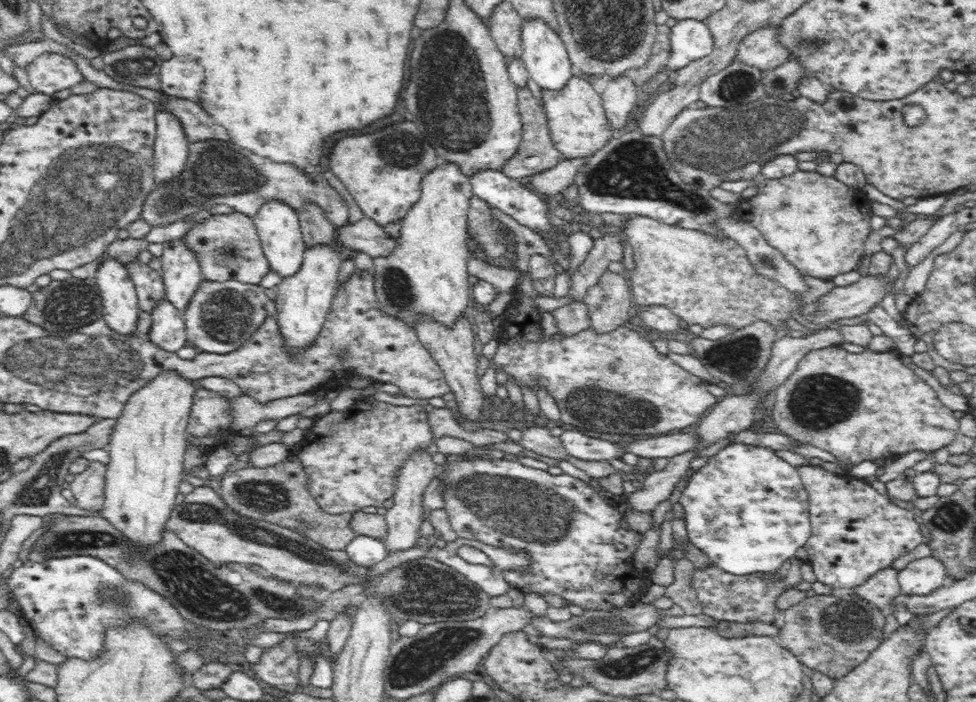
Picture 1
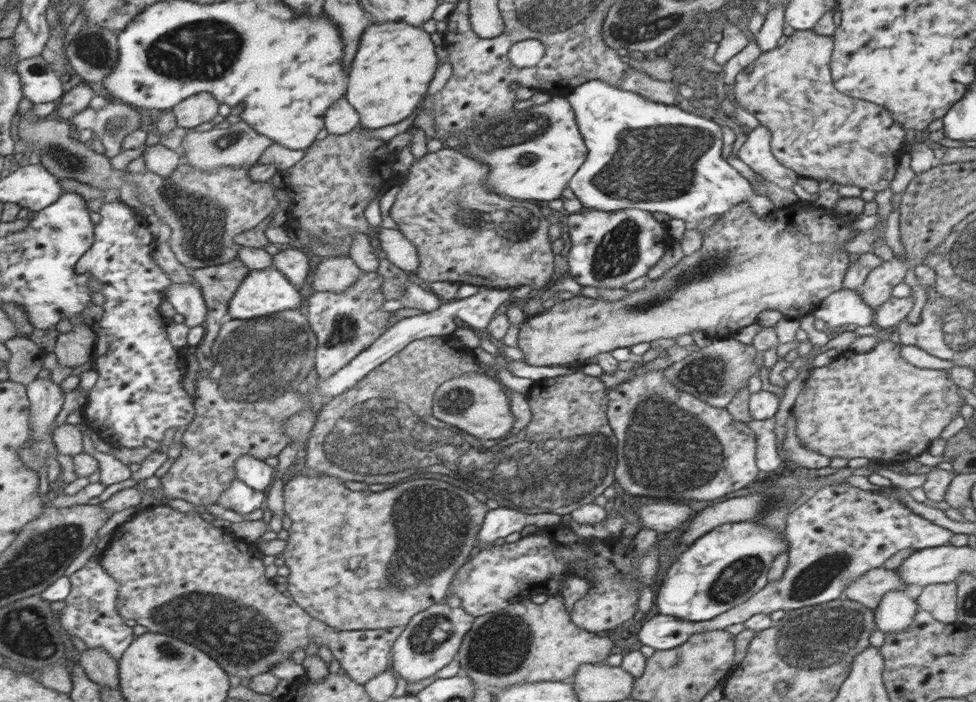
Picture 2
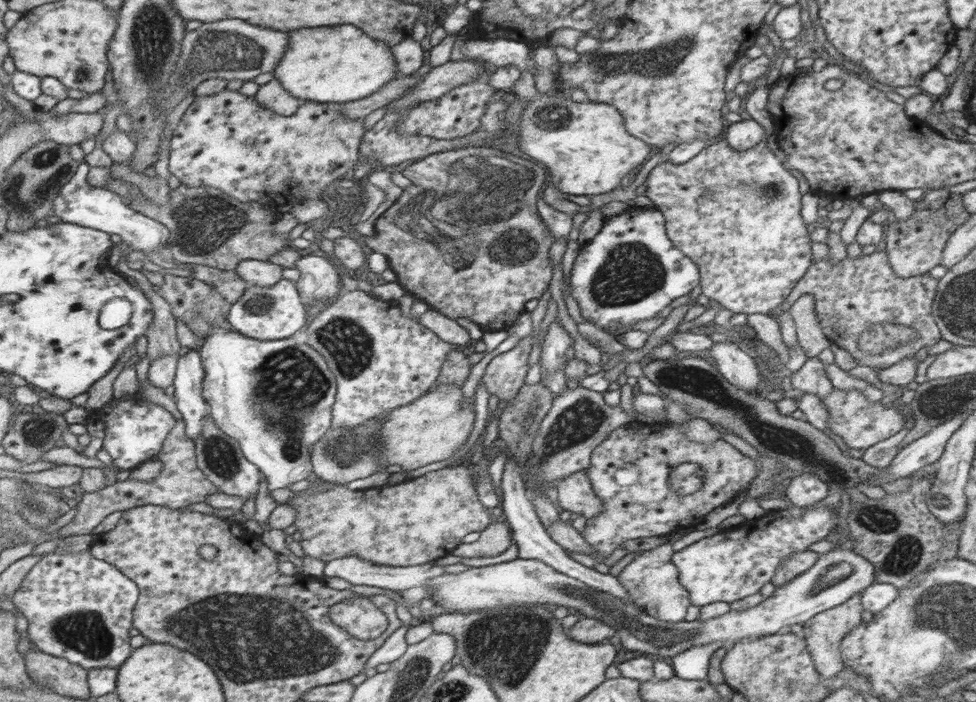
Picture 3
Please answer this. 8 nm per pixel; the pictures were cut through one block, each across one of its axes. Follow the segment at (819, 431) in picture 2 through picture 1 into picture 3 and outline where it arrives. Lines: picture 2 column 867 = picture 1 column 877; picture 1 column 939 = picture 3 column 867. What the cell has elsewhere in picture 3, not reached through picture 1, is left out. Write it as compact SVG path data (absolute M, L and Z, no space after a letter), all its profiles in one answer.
M834 388L830 395L824 397L823 402L826 406L826 412L828 412L827 427L838 436L841 436L849 448L856 450L870 448L876 442L894 436L904 426L902 412L896 412L895 408L886 410L886 405L882 405L880 401L868 401L860 390L846 391Z

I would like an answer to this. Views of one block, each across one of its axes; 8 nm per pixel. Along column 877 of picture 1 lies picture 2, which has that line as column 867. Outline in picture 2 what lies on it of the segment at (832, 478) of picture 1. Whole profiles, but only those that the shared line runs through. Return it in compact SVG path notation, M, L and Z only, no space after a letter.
M838 482L833 485L815 491L807 500L799 504L788 516L786 516L785 538L789 543L789 564L782 573L780 579L768 584L762 591L754 594L744 605L739 605L730 609L718 617L707 621L690 622L682 620L678 616L670 616L658 613L647 620L640 628L638 640L644 646L650 646L654 650L663 652L684 644L692 634L704 632L706 630L720 630L732 624L746 622L754 614L772 614L776 610L784 610L785 616L795 618L810 610L818 609L818 606L830 606L830 602L843 599L846 588L854 583L856 578L862 574L882 567L882 564L896 554L898 550L904 548L916 548L916 551L950 544L948 541L954 533L946 528L934 526L932 522L916 516L900 498L896 498L892 492L890 494L868 494L864 490L854 487L848 482Z

